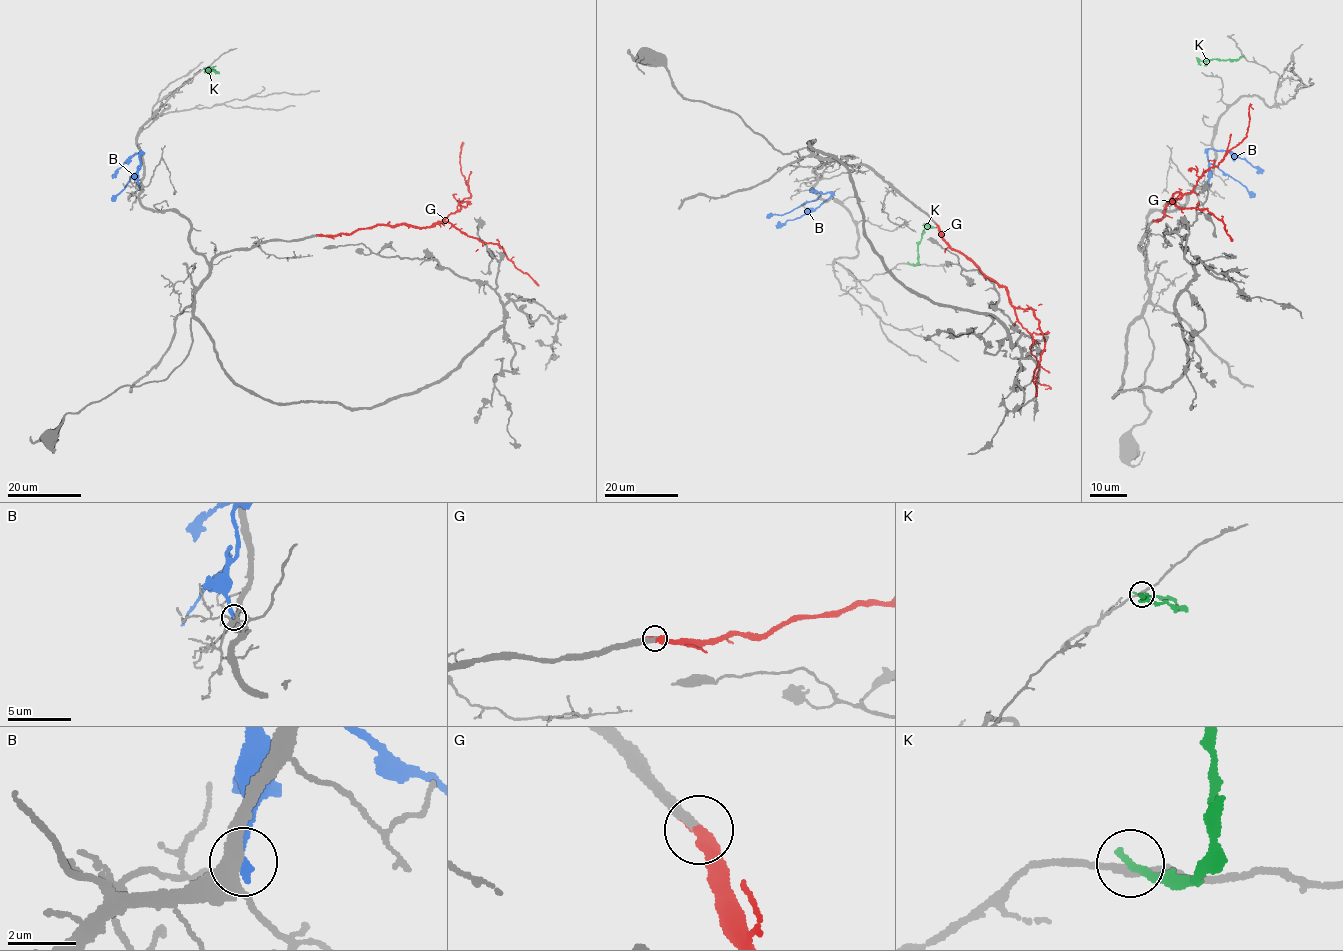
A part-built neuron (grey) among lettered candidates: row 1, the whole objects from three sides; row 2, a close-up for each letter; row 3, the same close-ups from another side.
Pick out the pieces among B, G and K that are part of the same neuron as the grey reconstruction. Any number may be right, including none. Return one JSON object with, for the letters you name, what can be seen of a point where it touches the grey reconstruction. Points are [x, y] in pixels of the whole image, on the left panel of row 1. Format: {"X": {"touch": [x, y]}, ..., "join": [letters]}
{"G": {"touch": [319, 234]}, "join": ["G"]}

